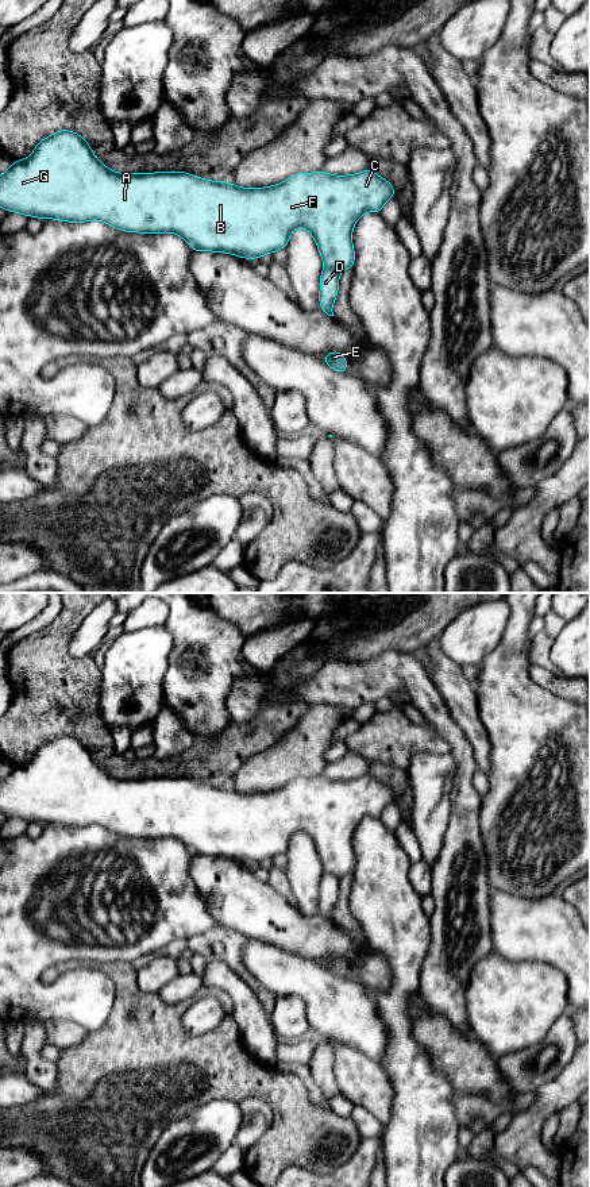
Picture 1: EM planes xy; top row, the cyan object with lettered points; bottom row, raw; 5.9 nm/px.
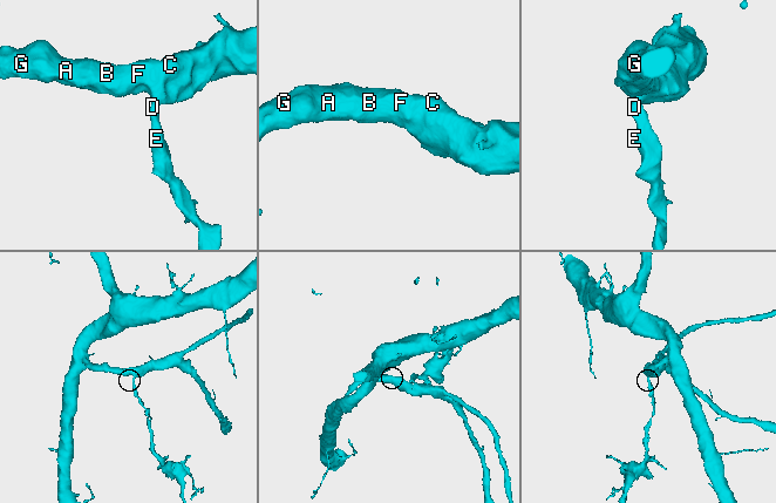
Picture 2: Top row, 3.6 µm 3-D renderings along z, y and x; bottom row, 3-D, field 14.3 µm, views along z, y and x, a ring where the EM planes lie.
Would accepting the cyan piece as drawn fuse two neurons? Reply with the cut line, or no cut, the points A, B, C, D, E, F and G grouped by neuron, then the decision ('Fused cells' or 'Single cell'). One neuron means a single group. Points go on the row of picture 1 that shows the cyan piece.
Split along xy (324, 266), (338, 273). Groups: A B C F G / D E. Fused cells

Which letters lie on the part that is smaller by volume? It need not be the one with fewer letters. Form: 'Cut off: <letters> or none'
Cut off: D, E

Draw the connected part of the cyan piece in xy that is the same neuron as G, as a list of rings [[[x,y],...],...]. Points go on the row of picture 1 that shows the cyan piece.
[[[59,130],[39,140],[28,158],[14,159],[12,166],[0,174],[0,207],[7,212],[70,223],[101,220],[127,232],[171,232],[181,236],[193,251],[228,253],[244,259],[259,259],[286,248],[292,231],[305,228],[315,239],[324,267],[338,273],[352,269],[355,263],[352,228],[358,219],[365,212],[379,213],[394,196],[393,185],[370,169],[348,176],[332,176],[324,170],[298,173],[266,188],[239,188],[232,182],[216,182],[185,172],[116,173],[96,158],[80,134],[69,130]]]

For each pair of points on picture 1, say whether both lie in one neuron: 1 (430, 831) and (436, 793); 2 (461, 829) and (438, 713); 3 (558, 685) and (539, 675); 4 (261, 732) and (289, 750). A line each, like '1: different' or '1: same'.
1: same
2: same
3: same
4: different

